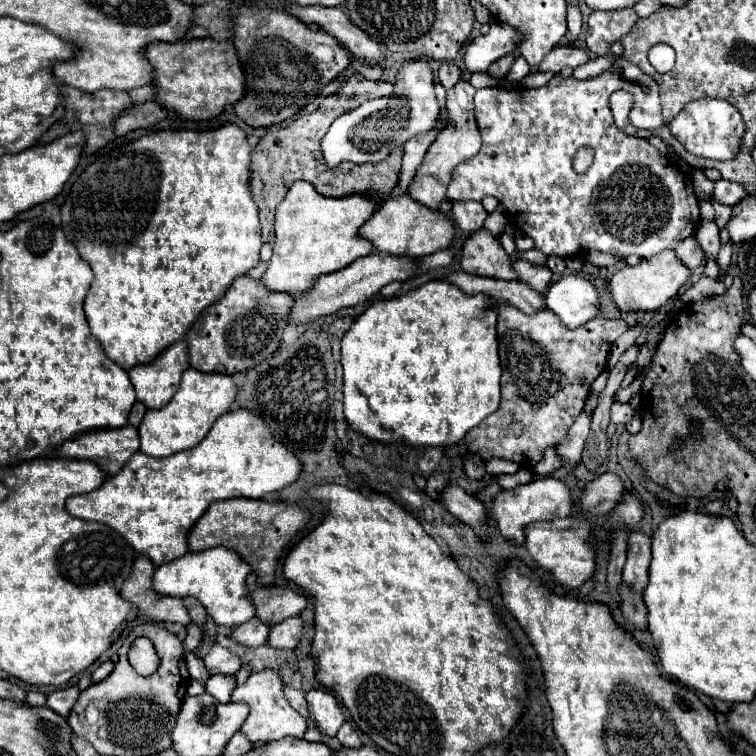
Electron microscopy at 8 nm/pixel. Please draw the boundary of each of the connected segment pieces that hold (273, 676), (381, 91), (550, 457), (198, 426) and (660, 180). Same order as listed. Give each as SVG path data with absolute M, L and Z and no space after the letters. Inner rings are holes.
M260 671L260 673L252 673L242 685L236 685L234 691L232 691L232 697L230 701L232 703L246 703L250 707L250 713L240 729L240 733L252 741L252 743L268 743L268 741L276 741L276 739L282 739L286 735L292 735L292 737L304 737L308 725L306 725L306 719L296 713L288 701L284 699L282 695L282 679L276 671Z
M352 75L348 79L348 85L342 87L342 91L328 95L322 105L304 117L298 117L284 127L278 129L268 129L268 133L260 139L260 143L252 151L252 191L254 199L260 209L260 223L262 223L262 235L266 243L274 241L274 213L278 203L284 199L288 189L296 179L306 179L310 181L318 193L326 197L348 197L348 195L392 195L396 183L398 183L398 173L400 173L400 163L402 163L402 147L392 153L384 163L376 165L358 165L358 163L340 163L340 167L330 169L324 167L324 159L320 155L320 139L316 139L316 131L328 131L332 121L364 101L378 99L384 95L392 95L394 85L390 81L368 81L360 75ZM376 173L376 177L372 177Z
M546 449L544 457L532 467L532 473L536 477L540 477L540 475L550 475L554 469L560 469L560 459L558 459L558 455L554 451Z
M192 367L182 373L180 387L170 403L162 409L148 409L140 427L140 451L150 457L170 457L178 451L196 447L210 431L212 423L224 415L234 397L238 387L234 385L230 375L216 375L216 373L200 373Z
M616 57L614 69L590 81L560 79L554 75L550 83L536 89L506 89L486 87L474 95L474 119L482 135L482 149L472 159L454 169L448 185L450 201L482 201L486 195L496 197L506 209L508 219L528 237L534 239L534 249L546 257L572 257L582 251L602 251L618 257L638 255L652 257L664 249L676 249L684 239L692 237L700 225L698 197L686 175L646 139L626 135L614 123L608 107L612 91L634 87L624 79L620 69L632 67L622 57ZM590 147L594 161L586 173L576 173L572 163L578 149Z

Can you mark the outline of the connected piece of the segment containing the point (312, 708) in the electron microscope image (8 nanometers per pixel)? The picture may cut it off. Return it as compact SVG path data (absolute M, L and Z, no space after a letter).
M310 689L306 693L306 701L308 701L308 713L316 723L316 729L324 737L334 737L340 725L344 723L344 715L334 693L324 689Z

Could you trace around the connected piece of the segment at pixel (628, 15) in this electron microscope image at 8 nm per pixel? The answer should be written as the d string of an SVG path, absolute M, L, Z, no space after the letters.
M632 7L618 11L592 11L588 17L586 45L596 57L610 53L612 43L620 41L638 21L638 15Z

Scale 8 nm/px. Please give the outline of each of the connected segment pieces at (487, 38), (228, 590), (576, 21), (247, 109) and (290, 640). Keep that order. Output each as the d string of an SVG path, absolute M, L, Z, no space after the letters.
M492 23L488 35L480 35L466 45L464 69L468 69L470 73L484 73L490 63L508 55L516 47L514 43L516 31L508 31L508 27L500 23Z
M214 547L200 553L186 553L168 565L160 565L152 577L152 587L162 597L194 597L218 627L236 627L252 619L256 613L246 589L248 573L250 567L236 553Z
M568 5L568 35L572 39L578 39L582 33L582 15L578 11L578 7Z
M240 5L240 11L232 15L230 21L230 39L236 47L246 81L246 93L234 105L234 111L250 127L270 127L294 117L352 63L352 55L336 37L324 31L310 31L306 23L286 11Z
M290 617L270 629L268 645L274 649L294 649L302 635L302 619Z

